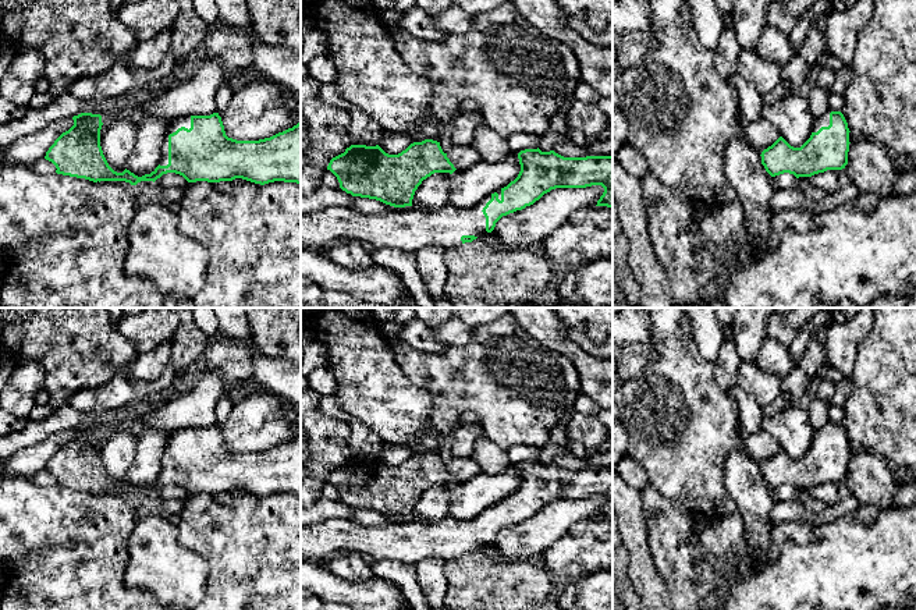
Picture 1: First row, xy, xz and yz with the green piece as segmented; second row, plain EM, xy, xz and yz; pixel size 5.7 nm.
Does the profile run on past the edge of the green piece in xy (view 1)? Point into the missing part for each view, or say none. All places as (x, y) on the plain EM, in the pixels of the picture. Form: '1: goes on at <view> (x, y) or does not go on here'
1: goes on at xy (176, 435)

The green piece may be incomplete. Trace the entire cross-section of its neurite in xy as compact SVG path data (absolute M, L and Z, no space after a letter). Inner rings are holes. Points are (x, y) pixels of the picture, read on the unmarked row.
M81 425L72 429L74 437L63 444L46 464L45 471L56 478L56 485L93 494L125 493L136 497L141 493L156 493L163 486L175 485L188 494L232 493L242 490L255 496L274 493L301 496L301 433L283 444L259 453L237 453L228 450L219 425L210 428L182 428L170 432L168 446L161 455L161 471L159 478L142 489L129 482L114 483L100 458L102 428Z

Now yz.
M828 421L816 430L810 450L800 460L791 458L780 448L761 464L761 476L771 489L789 485L799 490L842 482L848 476L853 448L844 426Z

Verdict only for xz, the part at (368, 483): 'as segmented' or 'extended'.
extended

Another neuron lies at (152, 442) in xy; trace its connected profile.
M146 428L136 436L136 454L125 480L138 489L150 486L161 471L161 455L168 446L170 432Z

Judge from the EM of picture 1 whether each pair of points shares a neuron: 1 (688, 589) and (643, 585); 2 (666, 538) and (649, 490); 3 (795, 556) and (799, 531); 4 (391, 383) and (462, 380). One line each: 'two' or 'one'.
1: two
2: one
3: two
4: two

